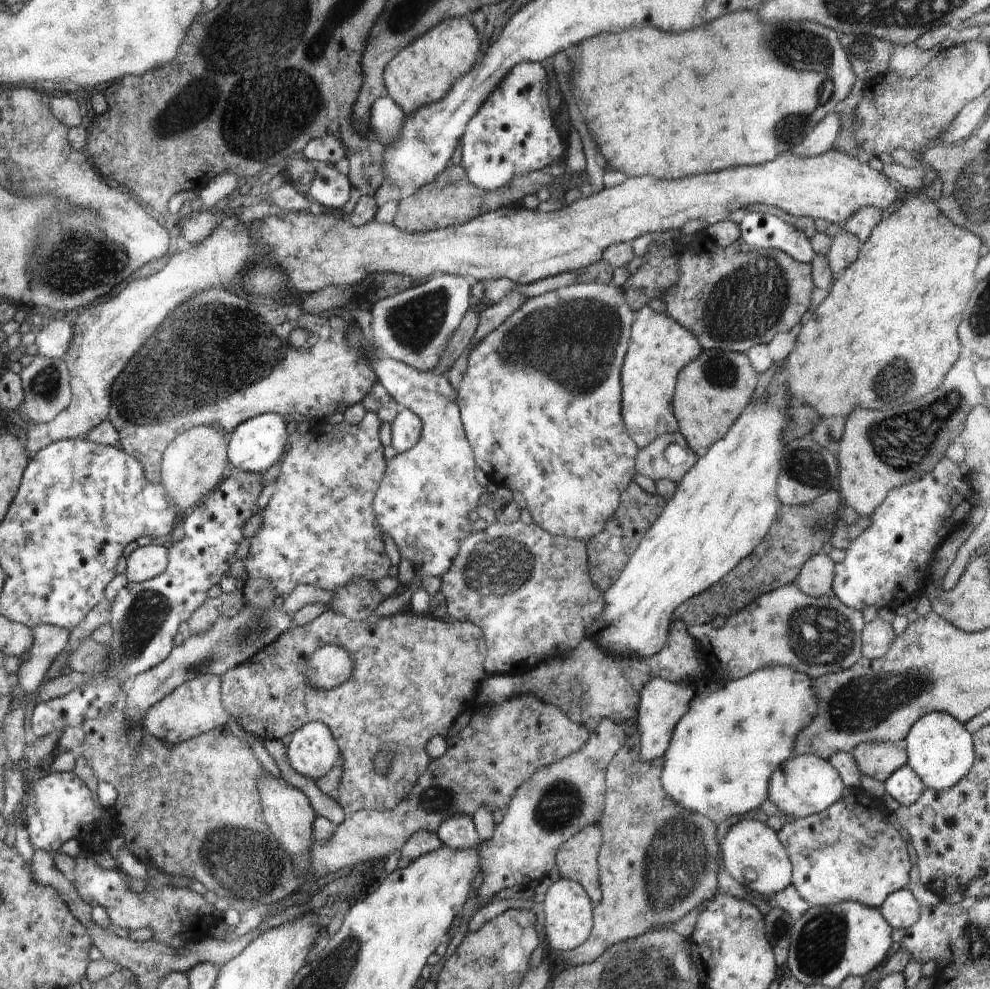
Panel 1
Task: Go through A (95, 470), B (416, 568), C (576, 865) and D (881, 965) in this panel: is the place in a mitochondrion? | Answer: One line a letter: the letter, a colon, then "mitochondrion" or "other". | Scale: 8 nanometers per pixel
A: other
B: other
C: other
D: other

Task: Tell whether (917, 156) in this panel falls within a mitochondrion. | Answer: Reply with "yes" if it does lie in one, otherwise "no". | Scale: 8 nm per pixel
no

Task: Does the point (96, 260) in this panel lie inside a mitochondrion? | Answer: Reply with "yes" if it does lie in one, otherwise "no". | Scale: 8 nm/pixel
yes

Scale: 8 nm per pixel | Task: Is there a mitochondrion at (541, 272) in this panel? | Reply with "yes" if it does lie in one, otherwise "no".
no

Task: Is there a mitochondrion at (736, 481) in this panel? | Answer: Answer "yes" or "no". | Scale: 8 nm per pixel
no

